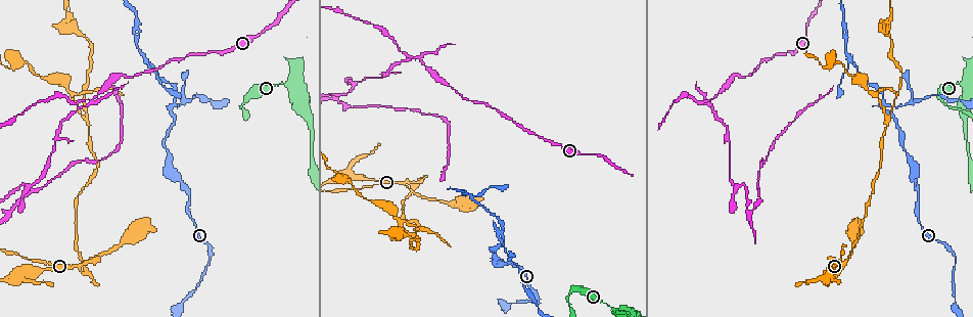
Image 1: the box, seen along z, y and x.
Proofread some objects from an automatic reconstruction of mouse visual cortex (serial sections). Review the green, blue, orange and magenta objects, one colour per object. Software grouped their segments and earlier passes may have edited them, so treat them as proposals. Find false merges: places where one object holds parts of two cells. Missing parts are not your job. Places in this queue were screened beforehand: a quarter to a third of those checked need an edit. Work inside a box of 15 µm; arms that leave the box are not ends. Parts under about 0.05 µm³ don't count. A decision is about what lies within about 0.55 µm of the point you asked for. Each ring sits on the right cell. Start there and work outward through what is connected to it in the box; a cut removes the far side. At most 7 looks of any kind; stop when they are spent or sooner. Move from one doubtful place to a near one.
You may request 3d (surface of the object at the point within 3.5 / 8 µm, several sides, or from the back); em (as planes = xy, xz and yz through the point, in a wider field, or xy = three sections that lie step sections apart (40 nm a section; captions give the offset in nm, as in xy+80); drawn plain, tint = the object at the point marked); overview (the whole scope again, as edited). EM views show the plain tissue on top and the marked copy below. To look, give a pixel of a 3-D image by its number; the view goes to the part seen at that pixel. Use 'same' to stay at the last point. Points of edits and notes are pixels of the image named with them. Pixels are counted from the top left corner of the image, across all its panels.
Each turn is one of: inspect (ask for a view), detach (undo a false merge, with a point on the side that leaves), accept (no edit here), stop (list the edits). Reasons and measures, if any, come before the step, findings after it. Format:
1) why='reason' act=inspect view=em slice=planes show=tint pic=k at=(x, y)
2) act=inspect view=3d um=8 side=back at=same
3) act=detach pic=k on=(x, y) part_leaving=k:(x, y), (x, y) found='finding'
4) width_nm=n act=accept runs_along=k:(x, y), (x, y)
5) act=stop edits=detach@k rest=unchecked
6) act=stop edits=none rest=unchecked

why='three arms meet' act=inspect view=3d um=8 side=back pic=1 at=(411, 193)

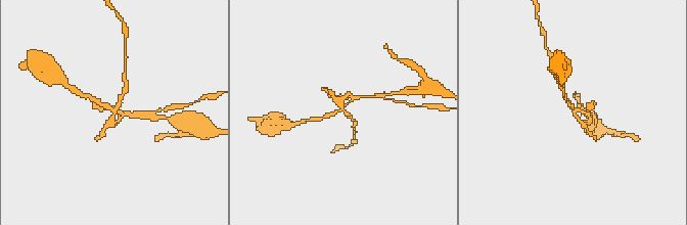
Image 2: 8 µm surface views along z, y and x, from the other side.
why='now the EM' act=inspect view=em slice=xy step=2 show=tint pic=2 at=(575, 109)

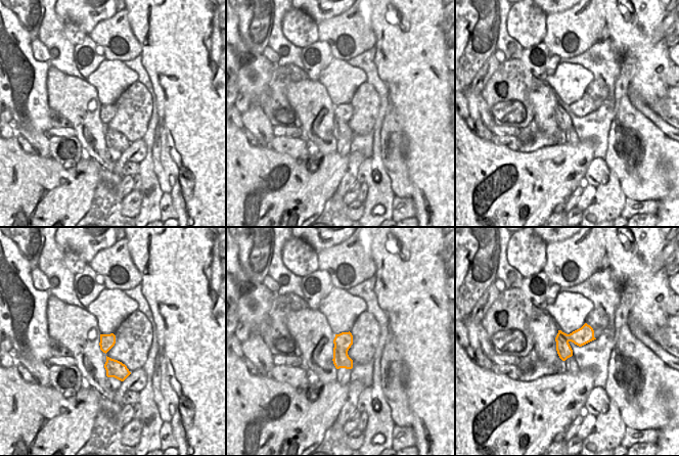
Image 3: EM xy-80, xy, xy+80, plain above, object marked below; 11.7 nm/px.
arm_widths_nm=150,150,150 act=detach pic=2 on=(336, 100) part_leaving=2:(581, 113), (570, 107), (559, 82) found='two cells meet here'

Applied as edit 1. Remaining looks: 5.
why='redraw' act=inspect view=overview

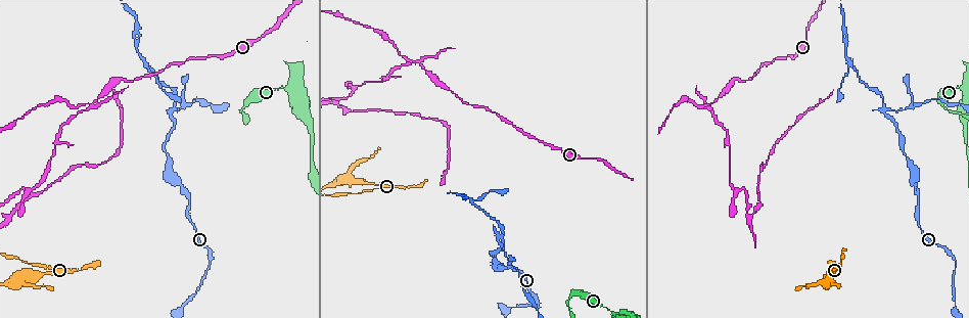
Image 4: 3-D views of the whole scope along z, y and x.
why='side arm on a straight run' act=inspect view=3d um=8 pic=4 at=(886, 108)

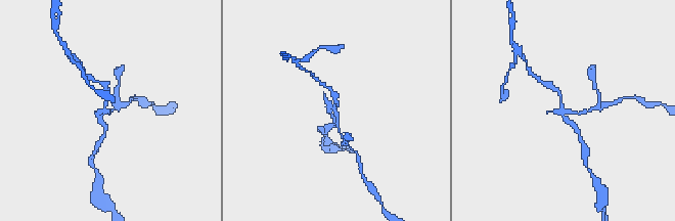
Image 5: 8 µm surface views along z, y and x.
why='closer look' act=inspect view=3d um=3.5 pic=5 at=(563, 111)

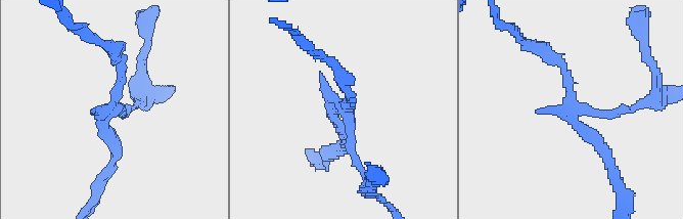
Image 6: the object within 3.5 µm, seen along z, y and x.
why='now the EM' act=inspect view=em slice=xy step=5 show=tint pic=6 at=(344, 111)

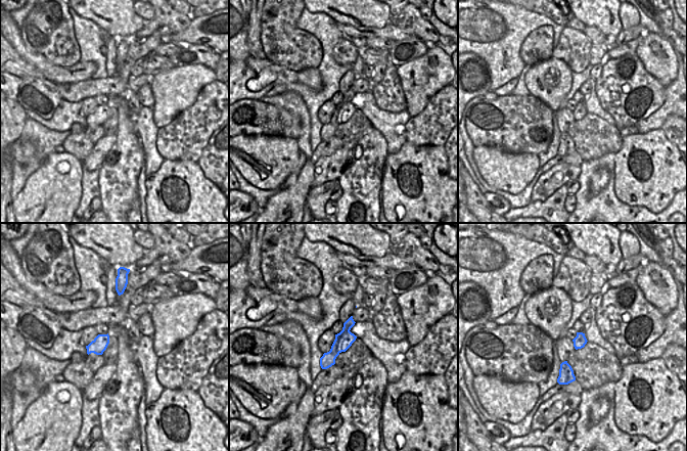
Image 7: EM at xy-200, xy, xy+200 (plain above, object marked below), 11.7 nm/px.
act=detach pic=6 on=(350, 148) border=7:(349, 330), (342, 336), (341, 351) found='a second cell is stuck on'

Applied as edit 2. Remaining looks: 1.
act=stop edits=detach@2,detach@6 rest=unchecked

